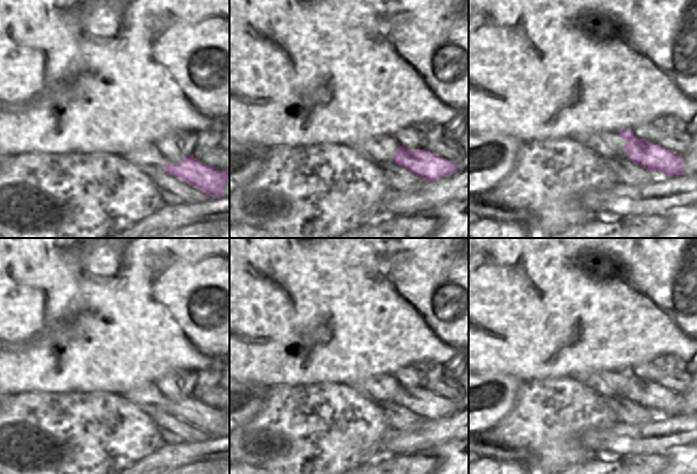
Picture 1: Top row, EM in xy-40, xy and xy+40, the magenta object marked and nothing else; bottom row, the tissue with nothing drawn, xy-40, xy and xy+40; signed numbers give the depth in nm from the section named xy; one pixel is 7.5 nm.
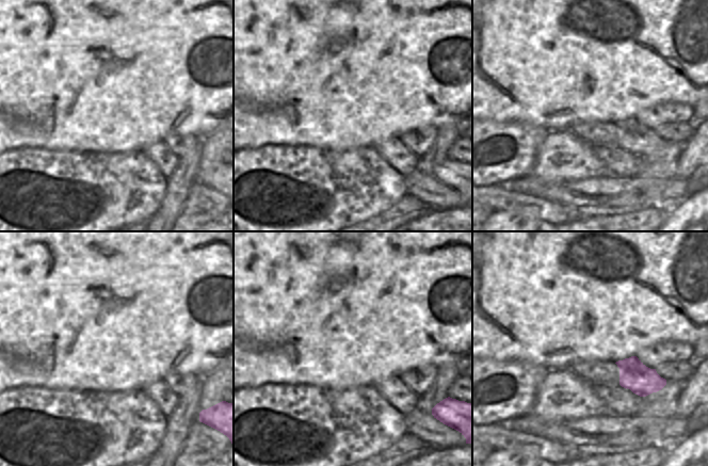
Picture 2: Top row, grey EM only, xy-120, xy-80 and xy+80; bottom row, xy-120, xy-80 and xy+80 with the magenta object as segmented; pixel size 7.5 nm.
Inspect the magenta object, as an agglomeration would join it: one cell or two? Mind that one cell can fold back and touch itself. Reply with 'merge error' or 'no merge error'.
no merge error

